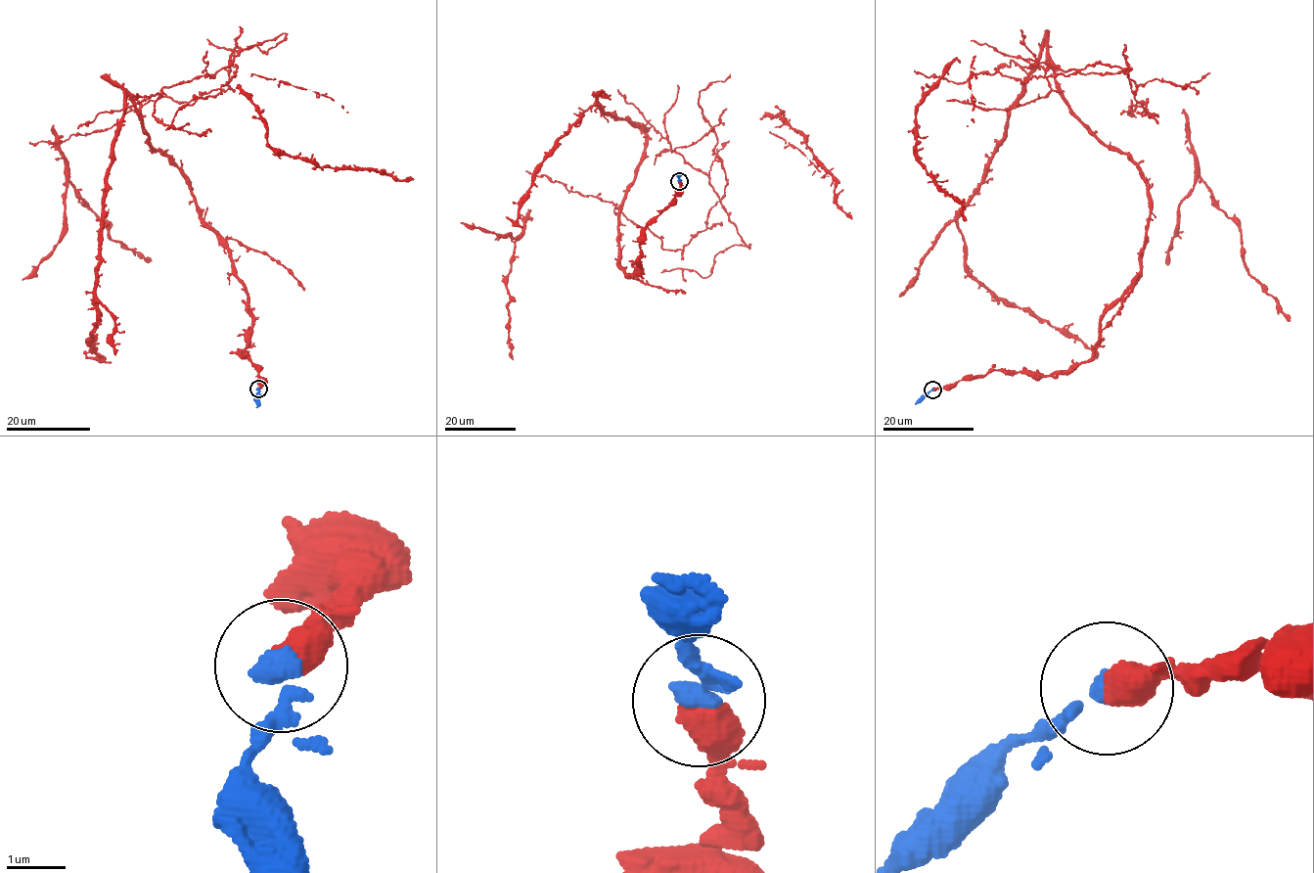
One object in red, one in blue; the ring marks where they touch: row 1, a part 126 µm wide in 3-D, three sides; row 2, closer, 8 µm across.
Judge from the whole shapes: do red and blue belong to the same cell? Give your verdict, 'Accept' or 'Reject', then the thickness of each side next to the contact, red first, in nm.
Accept. Thickness 550 nm (red) against 360 nm

